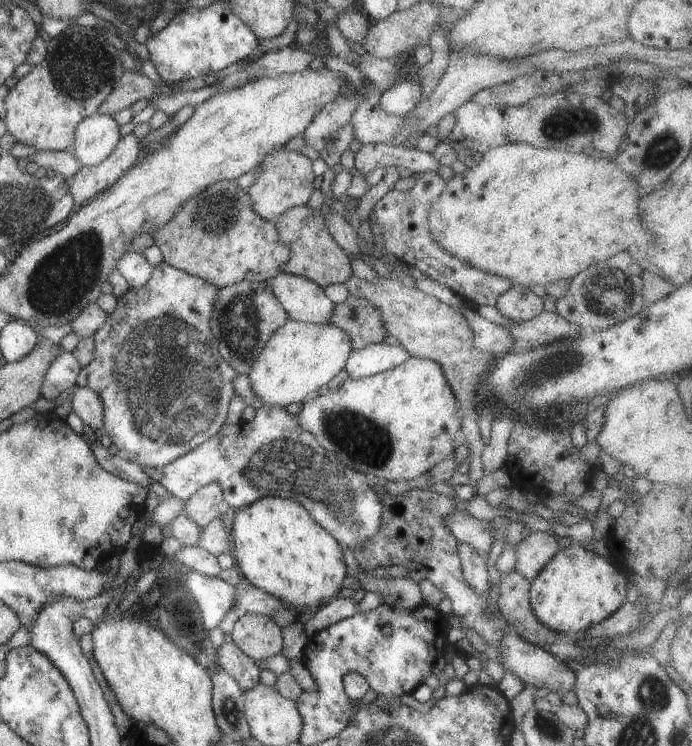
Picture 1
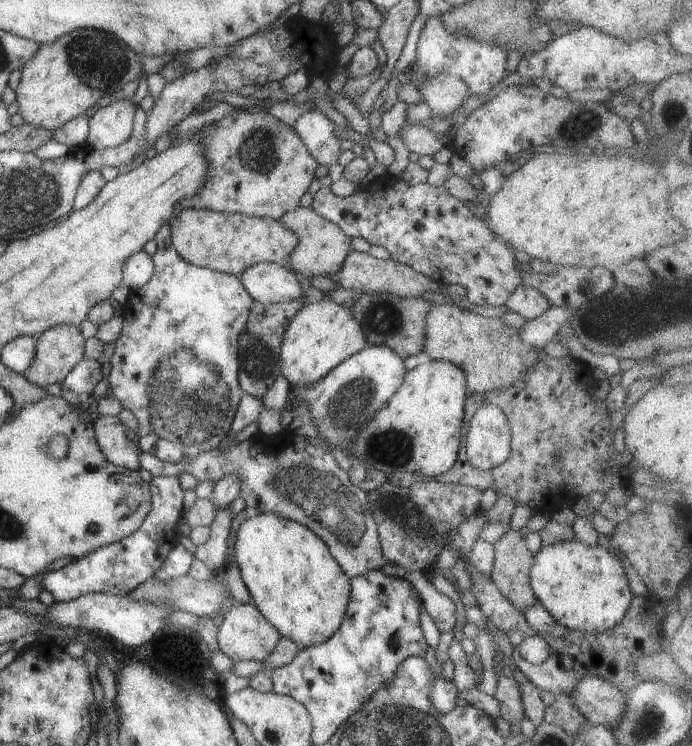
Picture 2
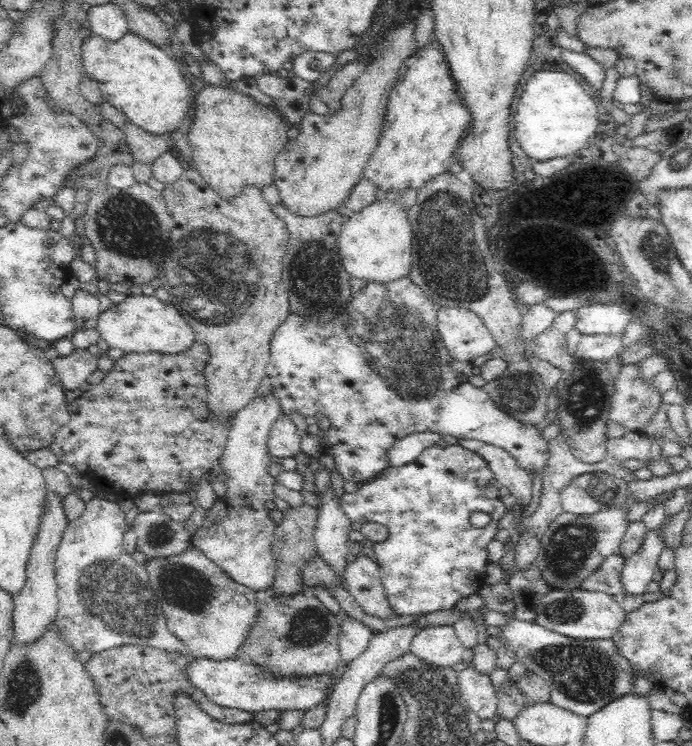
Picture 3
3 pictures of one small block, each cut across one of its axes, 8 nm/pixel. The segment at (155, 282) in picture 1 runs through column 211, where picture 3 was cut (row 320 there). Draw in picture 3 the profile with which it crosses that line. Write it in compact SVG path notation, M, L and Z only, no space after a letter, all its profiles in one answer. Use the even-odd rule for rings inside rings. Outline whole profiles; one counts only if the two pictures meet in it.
M406 277L400 278L400 280L394 280L394 282L386 282L386 284L375 284L374 282L366 284L363 291L360 294L355 294L355 298L352 298L352 304L350 304L350 302L346 303L344 310L340 310L338 316L329 321L316 321L316 319L310 319L310 317L302 317L296 315L296 313L289 313L287 319L276 328L272 335L272 340L269 344L269 363L265 370L266 374L255 390L255 396L271 396L278 400L278 402L280 402L280 409L282 409L282 415L284 416L290 417L295 413L300 414L304 418L307 426L304 433L315 434L318 435L318 438L321 438L324 452L333 456L335 468L342 474L344 482L350 480L357 485L361 485L365 481L373 479L379 472L388 468L387 450L390 449L398 439L426 431L437 432L440 435L450 434L450 436L455 436L458 439L472 438L492 444L508 451L508 453L518 461L518 465L526 469L526 471L530 471L530 474L534 472L534 470L541 471L542 474L545 474L547 460L549 459L549 444L543 439L542 433L535 429L532 424L522 424L520 421L508 417L504 412L499 410L488 393L476 387L476 385L468 381L466 375L456 371L450 365L453 358L449 356L446 347L442 344L440 331L438 331L438 319L436 319L436 314L438 314L440 307L440 304L436 303L436 301L431 301L416 284L412 283L409 277ZM320 414L326 416L330 421L331 426L326 432L322 432L316 421L316 417Z

